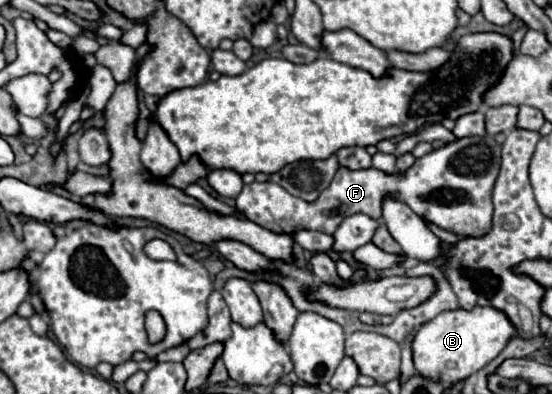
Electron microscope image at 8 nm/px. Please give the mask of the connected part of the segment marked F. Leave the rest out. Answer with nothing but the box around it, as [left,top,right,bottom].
[236,136,500,238]

